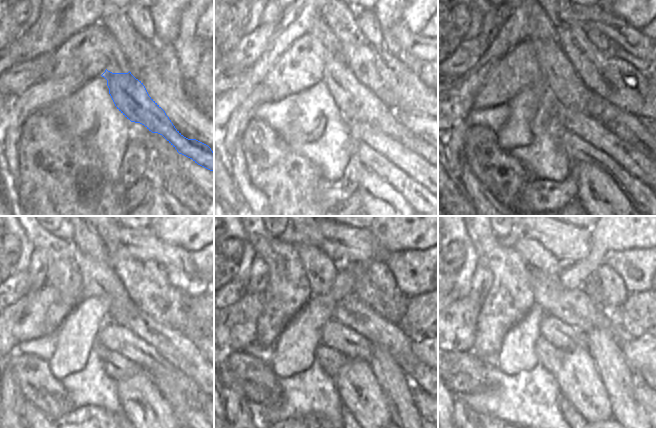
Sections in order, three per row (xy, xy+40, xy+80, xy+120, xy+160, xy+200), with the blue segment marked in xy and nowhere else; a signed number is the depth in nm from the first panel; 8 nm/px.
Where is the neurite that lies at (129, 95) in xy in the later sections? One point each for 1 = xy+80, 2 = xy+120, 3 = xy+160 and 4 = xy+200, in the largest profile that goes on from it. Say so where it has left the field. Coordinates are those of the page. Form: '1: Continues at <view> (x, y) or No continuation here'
1: Continues at xy+80 (571, 92)
2: Continues at xy+120 (99, 279)
3: Continues at xy+160 (321, 271)
4: Continues at xy+200 (537, 258).

